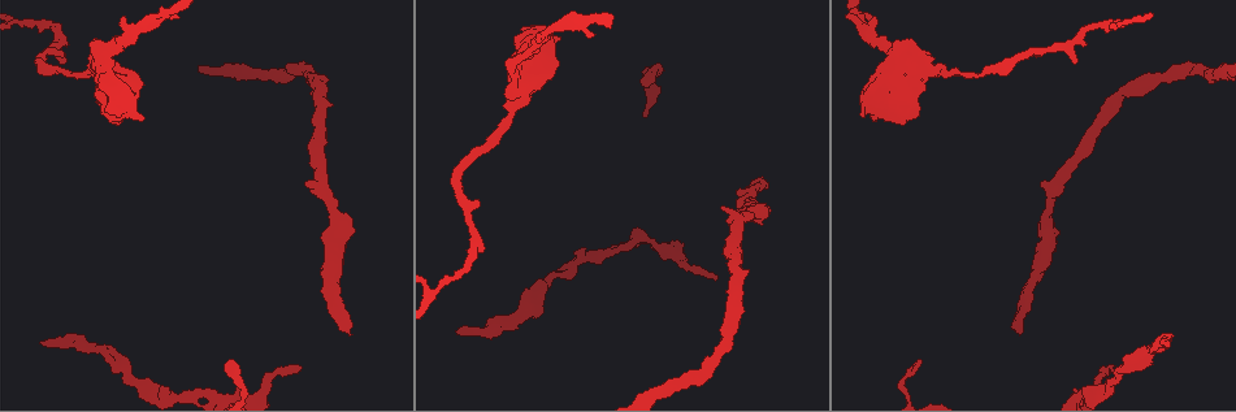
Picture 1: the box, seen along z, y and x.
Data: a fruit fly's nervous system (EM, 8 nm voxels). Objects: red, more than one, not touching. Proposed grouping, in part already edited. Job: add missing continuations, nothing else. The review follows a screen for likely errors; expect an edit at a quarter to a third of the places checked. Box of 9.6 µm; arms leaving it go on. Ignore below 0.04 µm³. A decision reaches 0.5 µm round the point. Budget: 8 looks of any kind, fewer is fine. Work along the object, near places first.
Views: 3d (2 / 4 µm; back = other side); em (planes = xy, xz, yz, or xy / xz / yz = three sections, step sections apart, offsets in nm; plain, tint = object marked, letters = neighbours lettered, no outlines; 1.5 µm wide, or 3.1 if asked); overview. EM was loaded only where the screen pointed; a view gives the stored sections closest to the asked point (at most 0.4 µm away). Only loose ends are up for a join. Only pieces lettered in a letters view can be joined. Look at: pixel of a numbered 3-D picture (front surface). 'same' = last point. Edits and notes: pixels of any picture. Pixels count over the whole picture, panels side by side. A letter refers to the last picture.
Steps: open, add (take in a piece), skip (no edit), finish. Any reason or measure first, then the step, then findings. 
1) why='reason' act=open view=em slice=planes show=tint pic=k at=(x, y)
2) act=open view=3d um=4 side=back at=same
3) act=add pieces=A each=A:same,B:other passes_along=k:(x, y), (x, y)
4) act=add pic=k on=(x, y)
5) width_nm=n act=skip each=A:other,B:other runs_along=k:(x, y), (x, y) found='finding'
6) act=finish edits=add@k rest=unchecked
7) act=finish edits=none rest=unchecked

why='thick end' act=open view=3d um=4 pic=1 at=(521, 28)

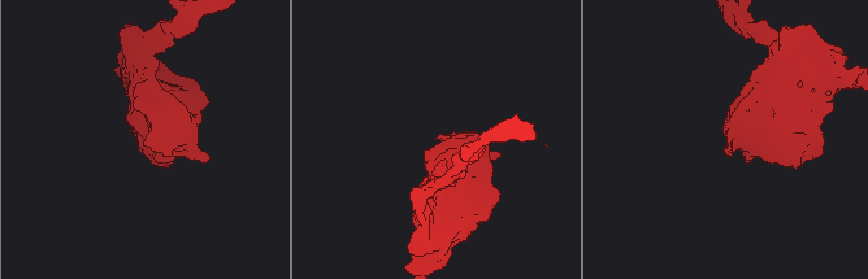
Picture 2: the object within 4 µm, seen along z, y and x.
why='shape alone is not enough' act=open view=em um=3.1 slice=planes show=letters pic=2 at=(153, 149)

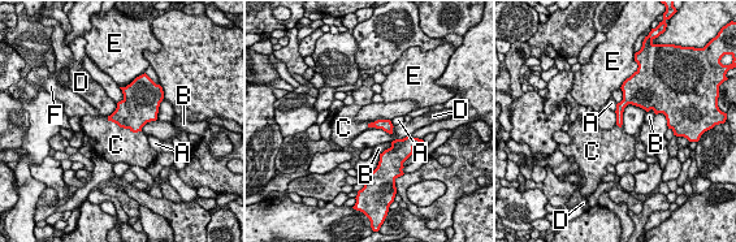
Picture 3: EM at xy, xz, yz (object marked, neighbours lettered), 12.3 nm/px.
act=add pieces=C each=A:other,B:other,C:same,D:other,E:other,F:other passes_along=3:(133, 112), (124, 128), (116, 145) found='it goes on there'

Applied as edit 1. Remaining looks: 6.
act=open view=overview

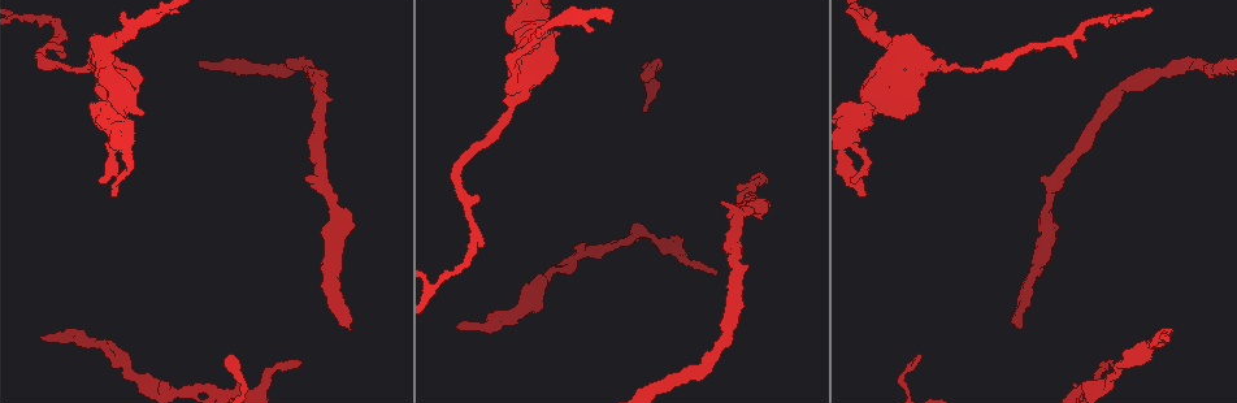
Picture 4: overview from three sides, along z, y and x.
why='free end' act=open view=3d um=2 pic=4 at=(1019, 330)

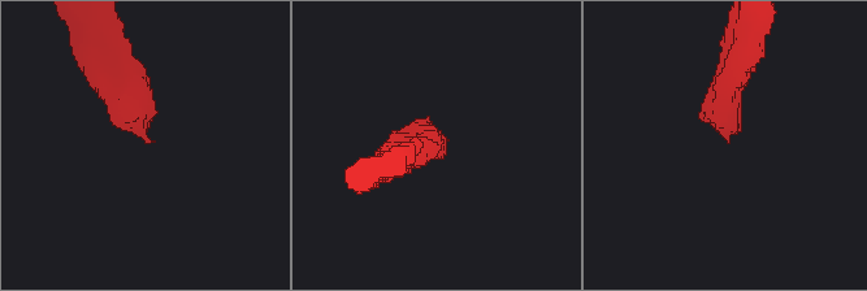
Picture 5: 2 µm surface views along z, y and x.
act=open view=em slice=xz step=8 show=letters pic=5 at=(145, 135)

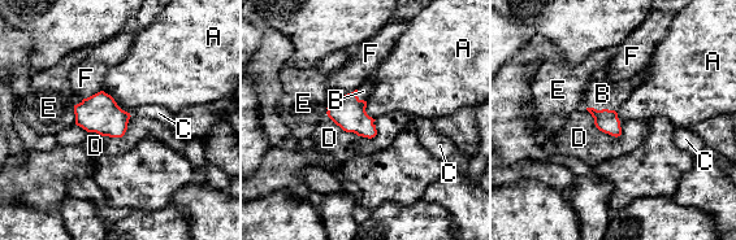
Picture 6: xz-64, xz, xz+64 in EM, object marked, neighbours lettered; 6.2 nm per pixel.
act=open view=em slice=planes show=letters at=same

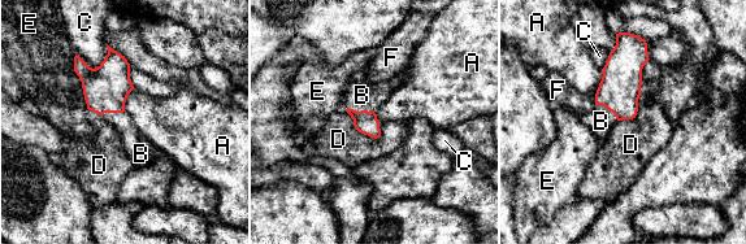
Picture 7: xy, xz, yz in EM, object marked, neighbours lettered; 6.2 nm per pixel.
longest_contact=D:400nm act=add pieces=B each=A:other,B:same,C:other,D:other,E:other,F:other passes_along=7:(365, 122), (361, 110), (361, 95) found='the neuron continues'

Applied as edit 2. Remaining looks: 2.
act=finish edits=add@3,add@7 rest=unchecked

